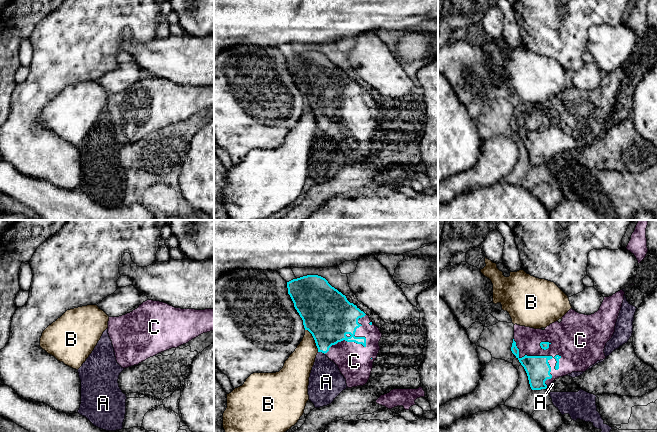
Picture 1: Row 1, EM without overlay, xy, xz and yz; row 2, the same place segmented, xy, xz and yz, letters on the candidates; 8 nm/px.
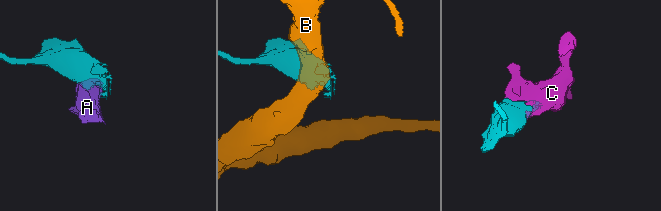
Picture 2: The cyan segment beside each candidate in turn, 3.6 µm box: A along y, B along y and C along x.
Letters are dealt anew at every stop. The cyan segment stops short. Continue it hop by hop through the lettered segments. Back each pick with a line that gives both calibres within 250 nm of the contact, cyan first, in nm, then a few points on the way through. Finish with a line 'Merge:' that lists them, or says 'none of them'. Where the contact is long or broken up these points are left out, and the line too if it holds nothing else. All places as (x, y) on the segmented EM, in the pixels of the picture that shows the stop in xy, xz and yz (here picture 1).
C: calibres 190 and 300 nm
Merge: C

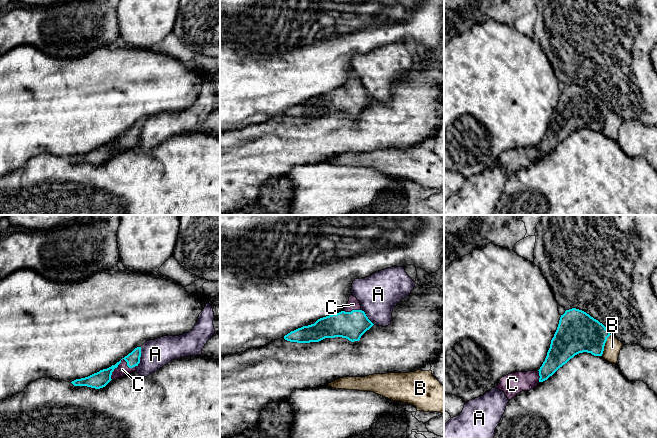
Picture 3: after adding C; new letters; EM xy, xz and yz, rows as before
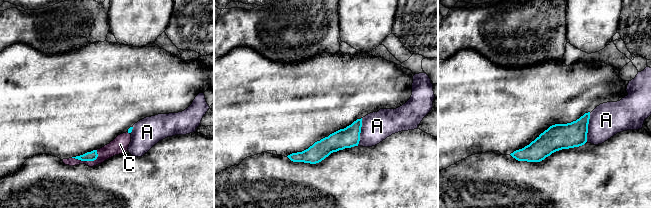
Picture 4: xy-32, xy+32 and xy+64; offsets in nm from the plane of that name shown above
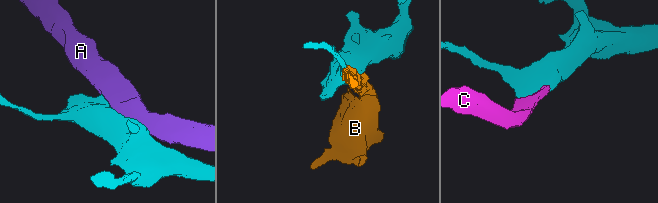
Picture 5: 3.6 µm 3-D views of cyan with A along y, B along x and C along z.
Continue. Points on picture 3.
C: calibres 130 and 90 nm
Merge: C

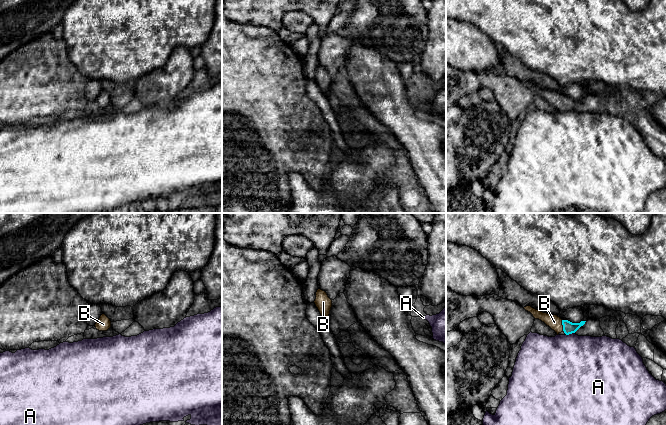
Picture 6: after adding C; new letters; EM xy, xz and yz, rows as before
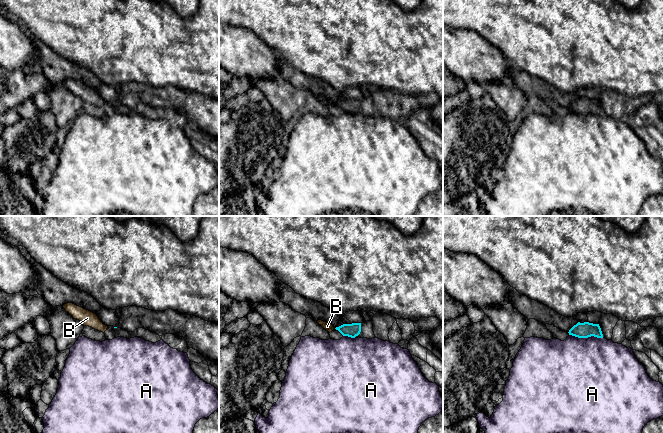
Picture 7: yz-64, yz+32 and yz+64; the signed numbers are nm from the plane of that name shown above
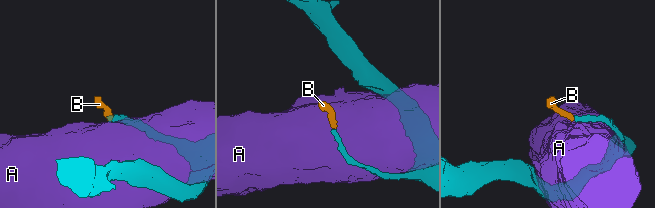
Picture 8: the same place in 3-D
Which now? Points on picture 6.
B: calibres 100 and 110 nm; way yz (568, 327), (562, 324), (554, 322)
Merge: B

